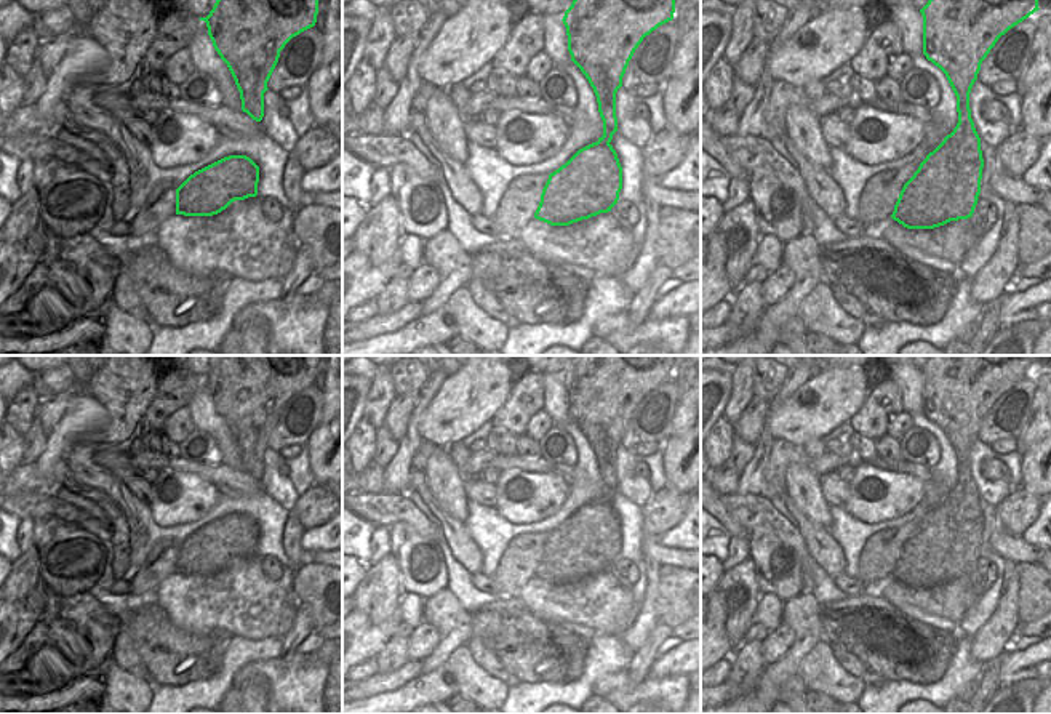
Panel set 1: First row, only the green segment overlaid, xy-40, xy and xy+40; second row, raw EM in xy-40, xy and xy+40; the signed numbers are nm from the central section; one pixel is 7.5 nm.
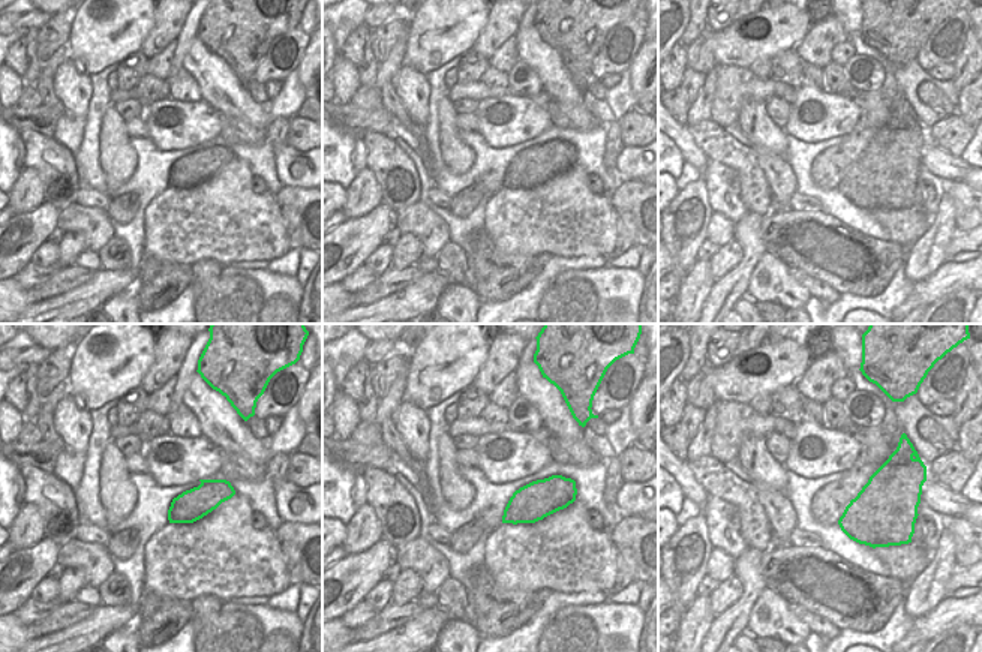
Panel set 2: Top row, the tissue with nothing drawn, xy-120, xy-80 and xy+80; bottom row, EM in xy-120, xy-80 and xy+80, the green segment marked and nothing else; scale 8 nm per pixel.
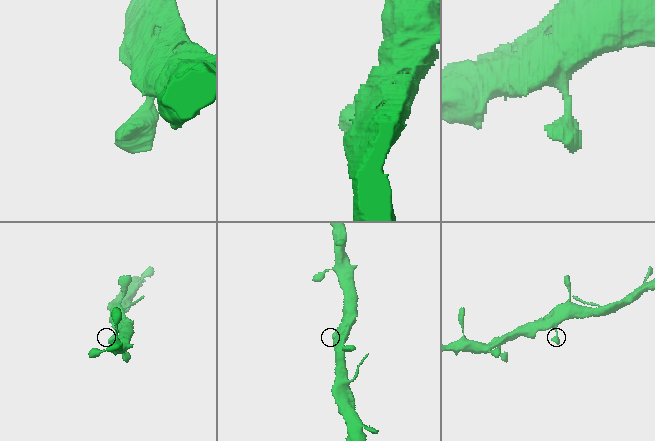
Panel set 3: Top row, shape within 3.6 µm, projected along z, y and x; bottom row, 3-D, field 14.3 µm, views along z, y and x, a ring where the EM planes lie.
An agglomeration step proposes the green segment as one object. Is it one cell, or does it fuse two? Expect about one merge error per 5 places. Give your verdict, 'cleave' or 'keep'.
keep

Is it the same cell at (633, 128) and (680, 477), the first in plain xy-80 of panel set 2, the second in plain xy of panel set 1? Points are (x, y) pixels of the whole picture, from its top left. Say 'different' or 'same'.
different

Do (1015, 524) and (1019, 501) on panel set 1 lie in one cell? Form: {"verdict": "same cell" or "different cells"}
{"verdict": "same cell"}

